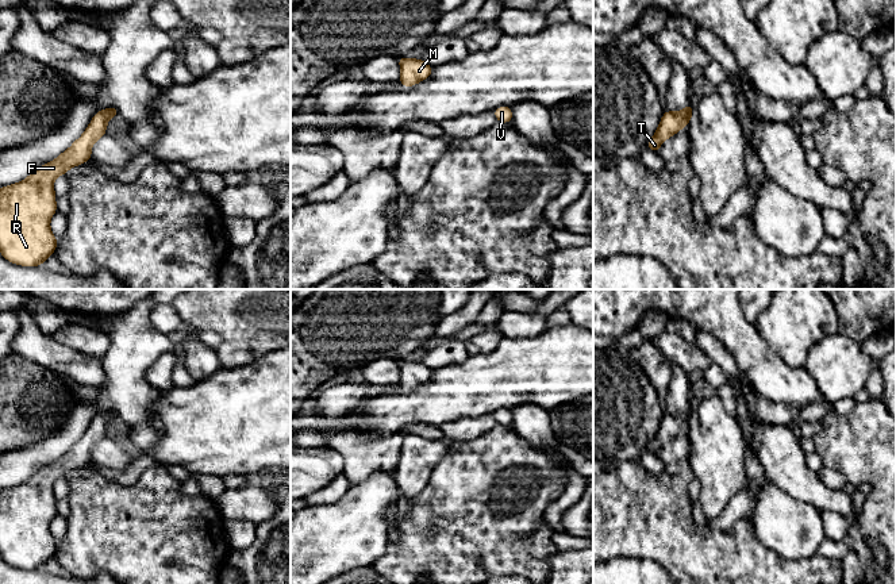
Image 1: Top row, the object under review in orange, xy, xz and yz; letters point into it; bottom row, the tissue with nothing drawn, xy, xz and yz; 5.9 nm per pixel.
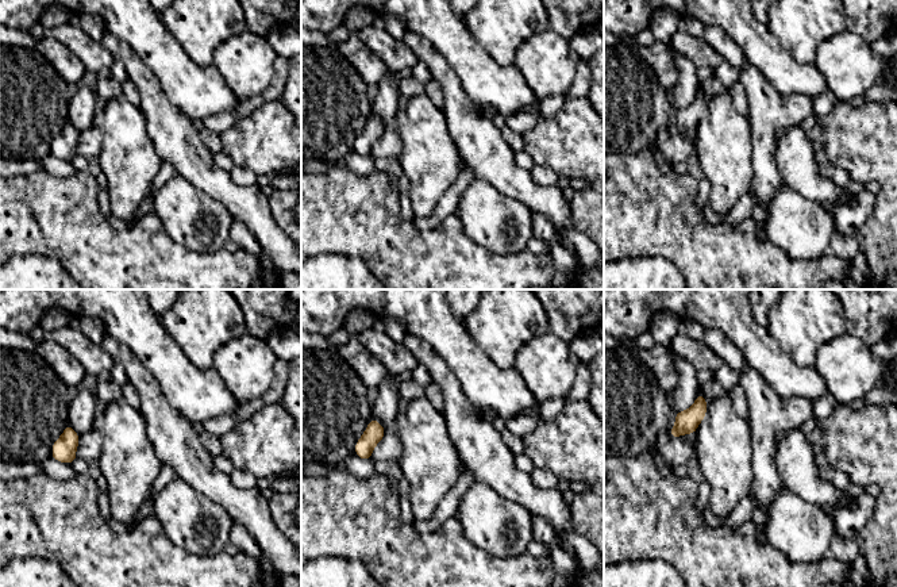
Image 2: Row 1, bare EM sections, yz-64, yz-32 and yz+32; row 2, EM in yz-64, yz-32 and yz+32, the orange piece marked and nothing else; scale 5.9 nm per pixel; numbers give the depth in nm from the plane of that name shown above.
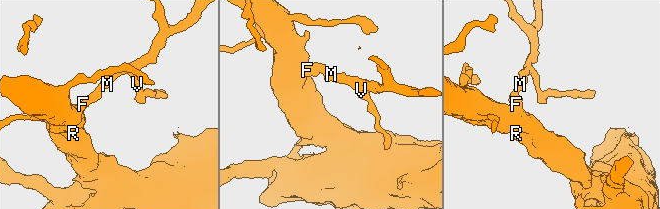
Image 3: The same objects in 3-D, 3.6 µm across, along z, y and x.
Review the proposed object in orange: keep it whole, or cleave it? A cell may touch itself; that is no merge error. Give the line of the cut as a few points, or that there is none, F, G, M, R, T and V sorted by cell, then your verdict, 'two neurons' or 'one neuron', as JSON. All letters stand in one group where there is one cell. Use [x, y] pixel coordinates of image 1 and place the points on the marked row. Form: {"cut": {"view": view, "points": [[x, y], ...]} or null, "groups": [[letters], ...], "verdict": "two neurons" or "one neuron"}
{"cut": null, "groups": [["F", "G", "M", "R", "T", "V"]], "verdict": "one neuron"}

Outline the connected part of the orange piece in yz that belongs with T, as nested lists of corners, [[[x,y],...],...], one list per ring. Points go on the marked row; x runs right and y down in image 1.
[[[688,103],[688,105],[681,111],[664,111],[659,126],[654,132],[654,137],[649,139],[647,147],[657,153],[665,139],[677,134],[681,128],[685,128],[688,122],[693,118],[692,110],[693,105]]]

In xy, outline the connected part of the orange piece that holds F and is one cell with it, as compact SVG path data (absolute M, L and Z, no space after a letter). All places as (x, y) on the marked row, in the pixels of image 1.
M115 107L96 112L84 134L54 161L43 164L20 182L0 188L0 253L5 260L22 266L38 266L54 254L58 243L50 230L50 219L57 212L54 180L92 158L92 145L107 132L107 122L115 115L120 115Z

